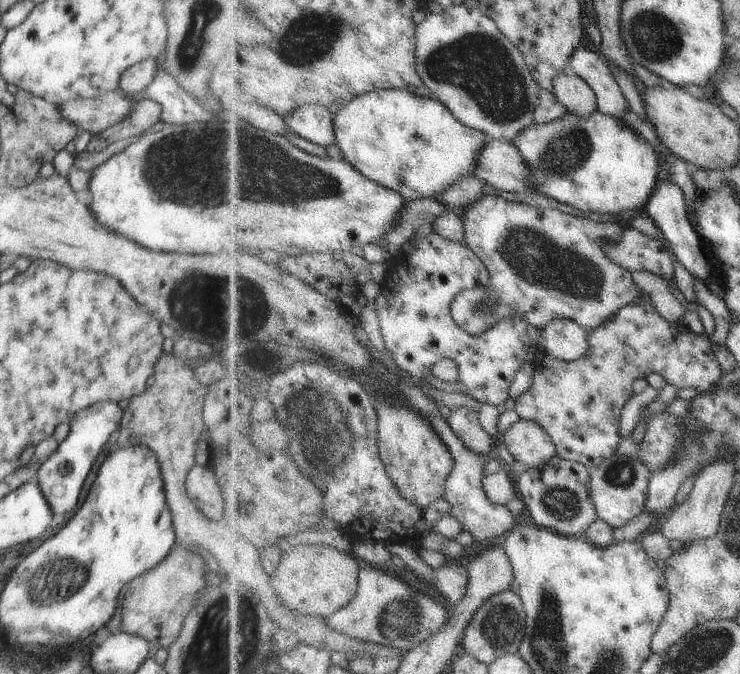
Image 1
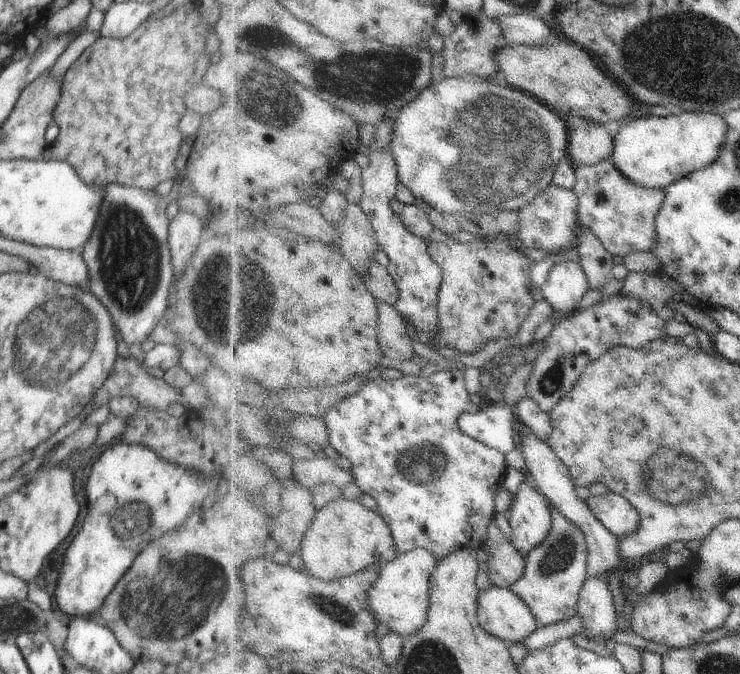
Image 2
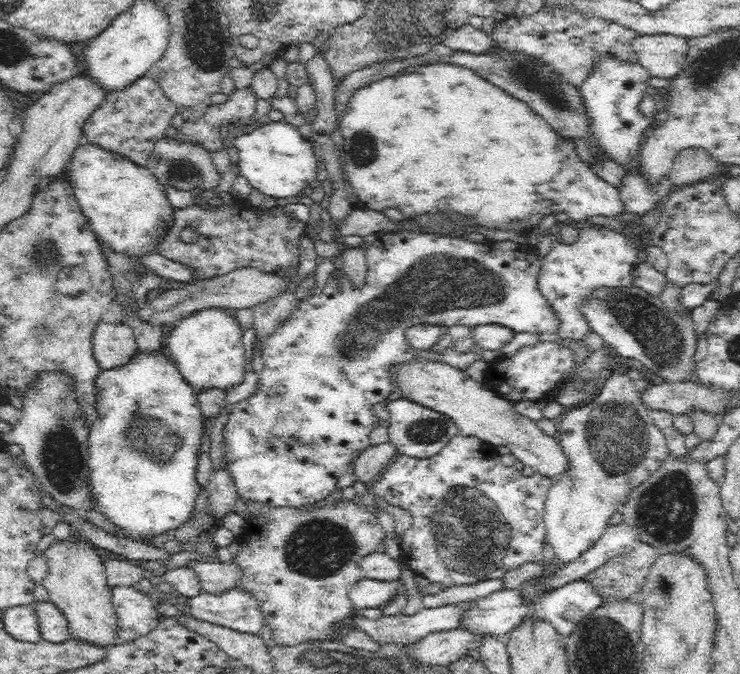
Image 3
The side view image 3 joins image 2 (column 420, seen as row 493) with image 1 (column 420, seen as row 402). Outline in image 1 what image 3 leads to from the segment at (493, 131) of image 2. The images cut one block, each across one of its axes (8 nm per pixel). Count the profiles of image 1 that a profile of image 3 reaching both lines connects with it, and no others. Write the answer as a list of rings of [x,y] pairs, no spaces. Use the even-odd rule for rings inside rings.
[[[406,89],[372,91],[359,96],[335,115],[335,127],[340,148],[346,160],[368,178],[382,186],[402,193],[408,201],[441,199],[463,177],[477,176],[479,159],[489,145],[491,136],[467,125],[440,99],[414,94]]]

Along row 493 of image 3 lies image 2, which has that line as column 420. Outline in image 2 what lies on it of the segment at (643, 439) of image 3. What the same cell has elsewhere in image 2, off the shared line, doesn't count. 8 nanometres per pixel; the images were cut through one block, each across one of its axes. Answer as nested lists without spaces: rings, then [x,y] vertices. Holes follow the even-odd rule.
[[[418,548],[401,554],[398,560],[387,565],[370,593],[370,610],[378,622],[387,624],[392,632],[406,638],[418,634],[428,624],[431,610],[432,576],[440,566],[440,558],[428,548]]]

